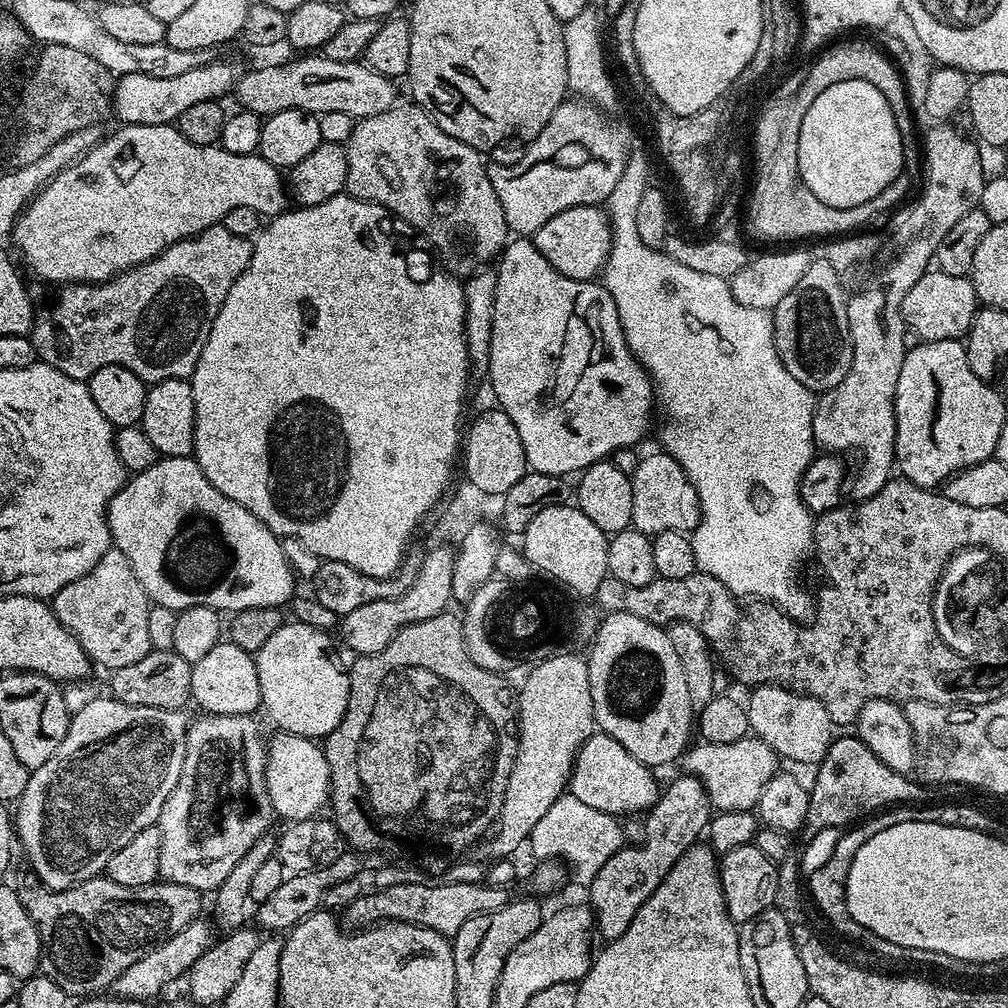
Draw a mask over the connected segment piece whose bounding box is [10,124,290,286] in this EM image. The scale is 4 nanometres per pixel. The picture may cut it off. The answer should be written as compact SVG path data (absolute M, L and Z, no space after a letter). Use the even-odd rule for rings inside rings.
M125 124L117 127L117 132L105 135L103 141L93 146L80 160L62 169L51 181L49 181L36 195L29 200L27 207L16 217L15 227L12 229L11 239L16 239L16 248L24 259L24 264L40 280L49 280L55 286L66 284L102 284L105 280L112 279L118 272L124 272L128 268L136 268L152 260L171 244L177 244L179 240L185 240L187 236L196 236L202 230L219 224L223 221L234 206L250 206L250 210L259 212L261 217L271 218L279 216L290 204L290 192L286 187L286 180L282 177L281 169L276 168L270 162L266 162L258 154L247 156L246 154L230 154L230 150L221 148L216 144L195 145L185 138L179 129L172 124L159 124L158 126L146 126L145 124Z

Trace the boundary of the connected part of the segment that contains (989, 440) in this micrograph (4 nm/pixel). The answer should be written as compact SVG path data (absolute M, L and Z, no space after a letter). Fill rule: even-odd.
M930 340L917 343L917 348L905 351L902 362L902 374L898 374L898 386L896 387L896 459L895 467L899 475L912 484L917 484L919 488L936 490L943 485L944 481L961 472L964 468L970 468L983 460L993 459L998 446L998 434L1002 434L1002 426L1006 422L1004 416L1004 400L992 389L993 385L989 381L978 378L974 370L970 370L968 361L968 349L960 340Z

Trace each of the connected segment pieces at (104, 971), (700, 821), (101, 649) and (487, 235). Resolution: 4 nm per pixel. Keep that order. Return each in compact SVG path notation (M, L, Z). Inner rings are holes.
M101 874L90 878L86 882L76 884L73 888L47 888L46 885L39 882L31 882L32 884L19 885L16 888L18 894L18 902L22 902L22 906L26 910L26 914L30 914L30 922L34 922L34 926L38 930L38 938L40 939L40 967L39 971L46 978L50 978L50 982L58 982L58 986L62 986L62 990L66 990L66 994L73 998L88 998L93 994L100 994L105 990L111 989L116 979L123 974L126 966L134 966L134 962L138 962L138 958L142 958L151 948L157 948L164 940L169 940L174 934L178 934L178 930L182 930L189 924L191 920L197 919L201 915L200 900L202 894L196 888L190 886L178 886L177 884L169 884L167 882L157 882L147 884L146 886L118 886L118 882L114 882L106 874Z
M680 774L669 788L663 789L660 799L647 813L644 844L620 847L590 883L590 907L594 913L596 932L604 935L605 941L616 940L624 933L626 926L634 922L634 914L638 914L646 898L658 890L662 878L670 874L674 862L678 862L688 847L705 835L713 815L708 792L698 777Z
M114 546L82 578L70 582L70 586L62 586L50 603L58 622L74 634L85 654L99 667L101 664L107 670L115 670L131 666L153 651L148 595L142 590L142 582L138 582L130 562L126 562L126 554Z
M414 102L397 103L390 110L382 110L382 114L374 114L373 116L365 116L357 119L354 126L354 134L350 134L347 142L348 149L348 169L346 170L346 182L348 183L347 195L356 196L359 200L369 200L378 206L382 206L387 212L392 213L397 221L409 224L412 228L417 228L430 243L434 249L435 255L438 257L439 263L445 272L453 278L467 278L473 276L474 273L487 269L488 264L497 259L503 252L505 244L510 239L508 231L508 223L506 222L506 214L502 214L502 202L498 202L498 194L494 194L494 186L488 177L488 164L483 160L481 149L472 148L466 142L458 142L458 138L454 138L450 134L446 134L446 130L442 130L438 126L438 122L434 122L434 118L425 108L419 108Z

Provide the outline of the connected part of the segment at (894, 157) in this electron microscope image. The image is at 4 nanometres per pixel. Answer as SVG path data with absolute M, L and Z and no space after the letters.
M847 80L822 90L822 94L810 102L806 118L802 118L802 130L798 134L798 170L802 182L828 206L854 207L869 202L875 195L885 195L904 168L904 156L906 150L890 102L886 102L882 90L868 80Z

